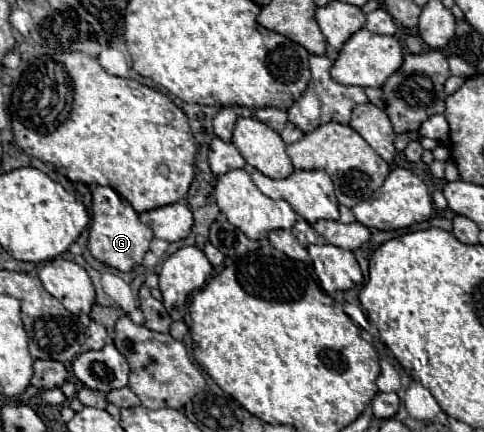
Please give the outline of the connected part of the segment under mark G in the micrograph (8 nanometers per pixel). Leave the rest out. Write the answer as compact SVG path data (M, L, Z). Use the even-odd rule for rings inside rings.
M110 186L94 188L92 192L92 226L90 226L90 238L88 238L88 250L90 254L100 260L102 264L116 268L120 272L130 272L136 266L142 264L144 254L150 250L150 240L154 238L154 232L140 222L136 210L130 206L126 198L122 198L116 190Z

